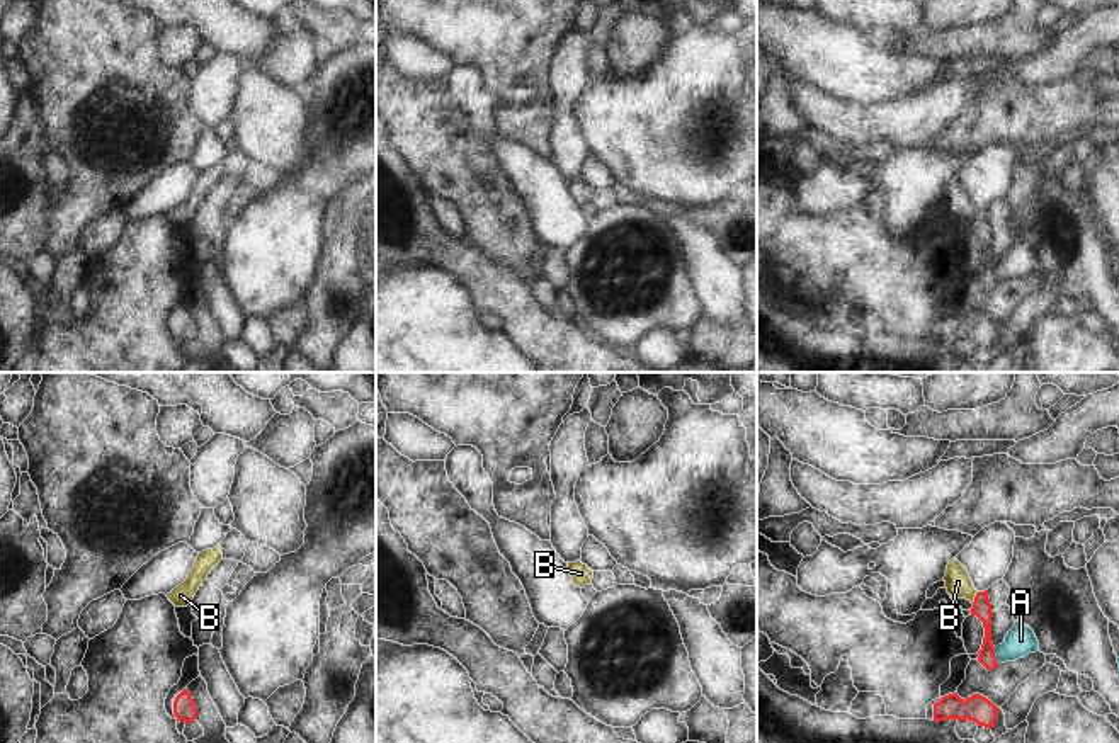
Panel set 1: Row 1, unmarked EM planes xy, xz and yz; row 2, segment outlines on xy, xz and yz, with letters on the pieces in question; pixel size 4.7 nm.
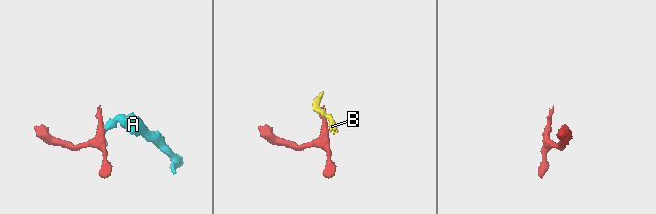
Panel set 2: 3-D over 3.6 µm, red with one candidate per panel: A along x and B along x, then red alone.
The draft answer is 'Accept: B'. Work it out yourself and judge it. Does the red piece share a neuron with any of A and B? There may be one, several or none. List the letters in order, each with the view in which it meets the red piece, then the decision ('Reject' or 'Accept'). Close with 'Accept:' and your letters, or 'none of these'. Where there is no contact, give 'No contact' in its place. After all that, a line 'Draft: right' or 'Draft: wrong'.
A: Touches red in yz. Reject
B: Touches red in yz. Reject
Accept: none of these
Draft: wrong

